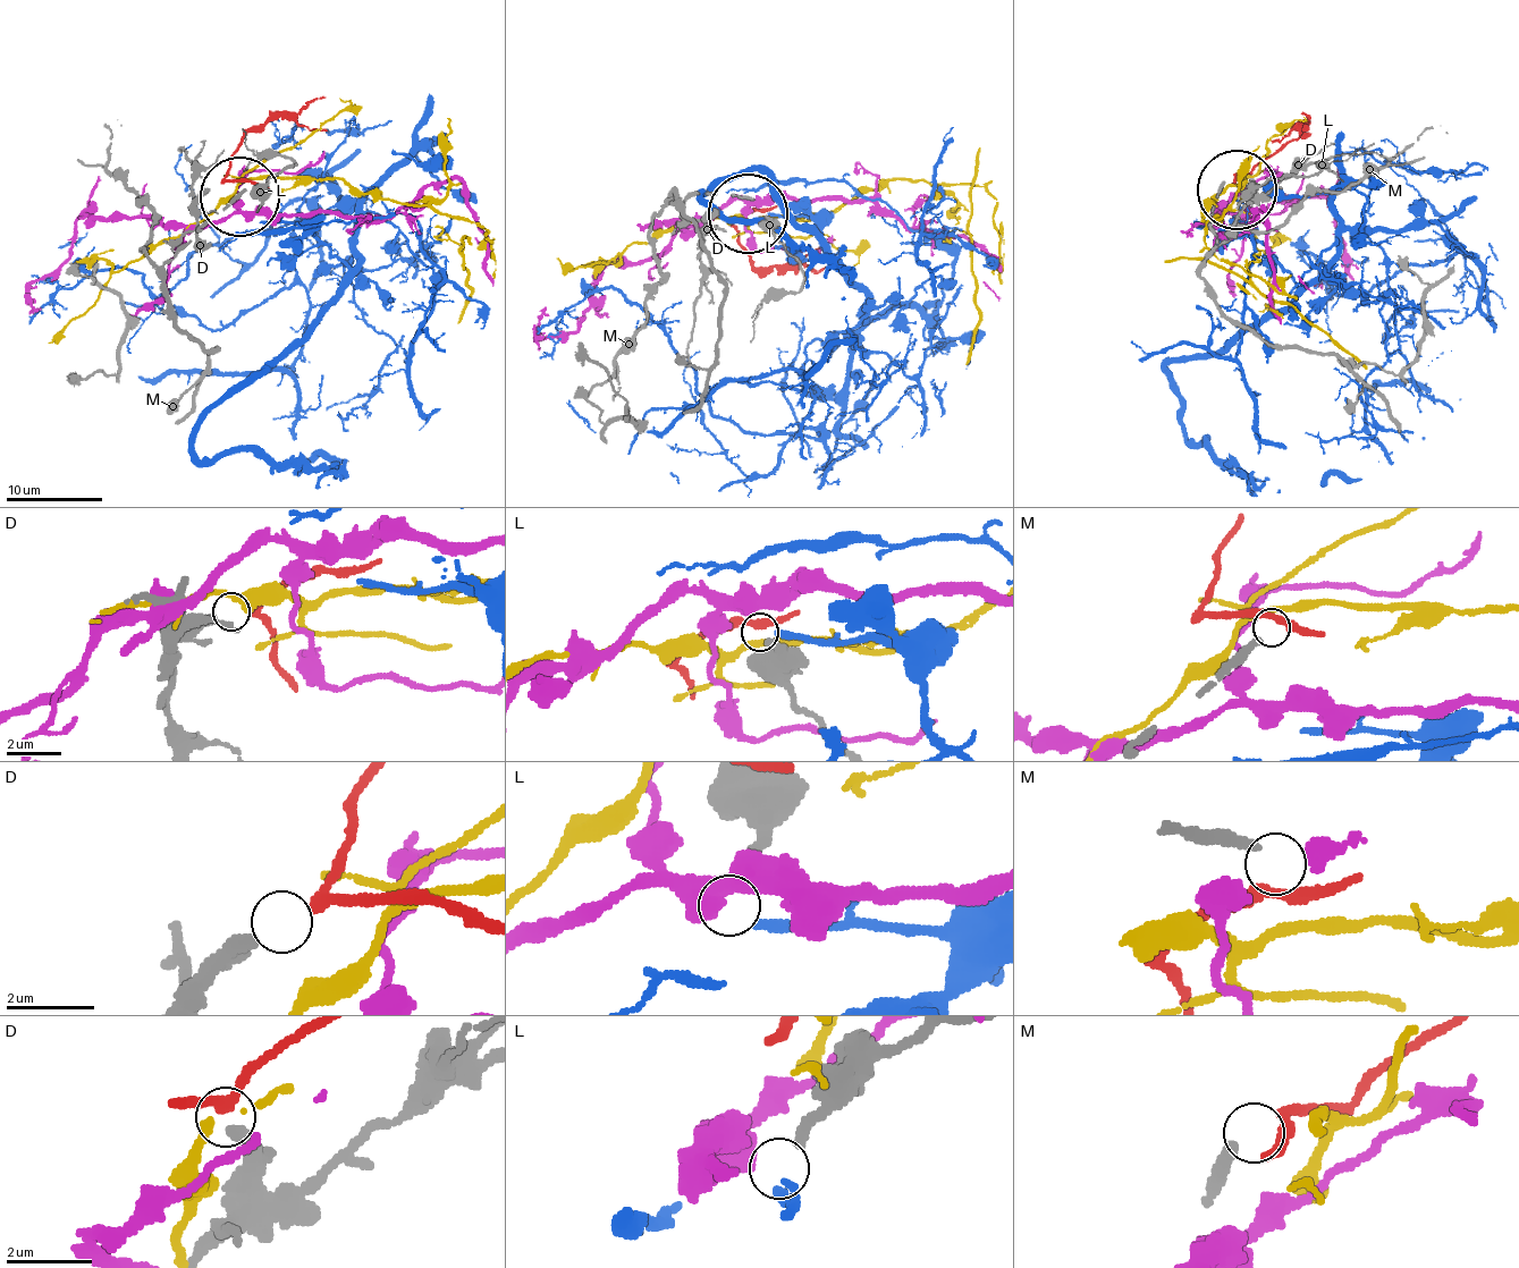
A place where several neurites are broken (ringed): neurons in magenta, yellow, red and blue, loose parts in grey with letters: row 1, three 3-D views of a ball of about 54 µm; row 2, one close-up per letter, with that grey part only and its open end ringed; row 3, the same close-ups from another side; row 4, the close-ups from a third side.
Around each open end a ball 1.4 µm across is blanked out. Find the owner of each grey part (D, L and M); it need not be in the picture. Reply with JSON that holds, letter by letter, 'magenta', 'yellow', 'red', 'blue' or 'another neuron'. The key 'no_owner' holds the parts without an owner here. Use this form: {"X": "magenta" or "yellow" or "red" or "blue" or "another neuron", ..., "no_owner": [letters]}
{"D": "red", "L": "blue", "M": "another neuron", "no_owner": ["M"]}

